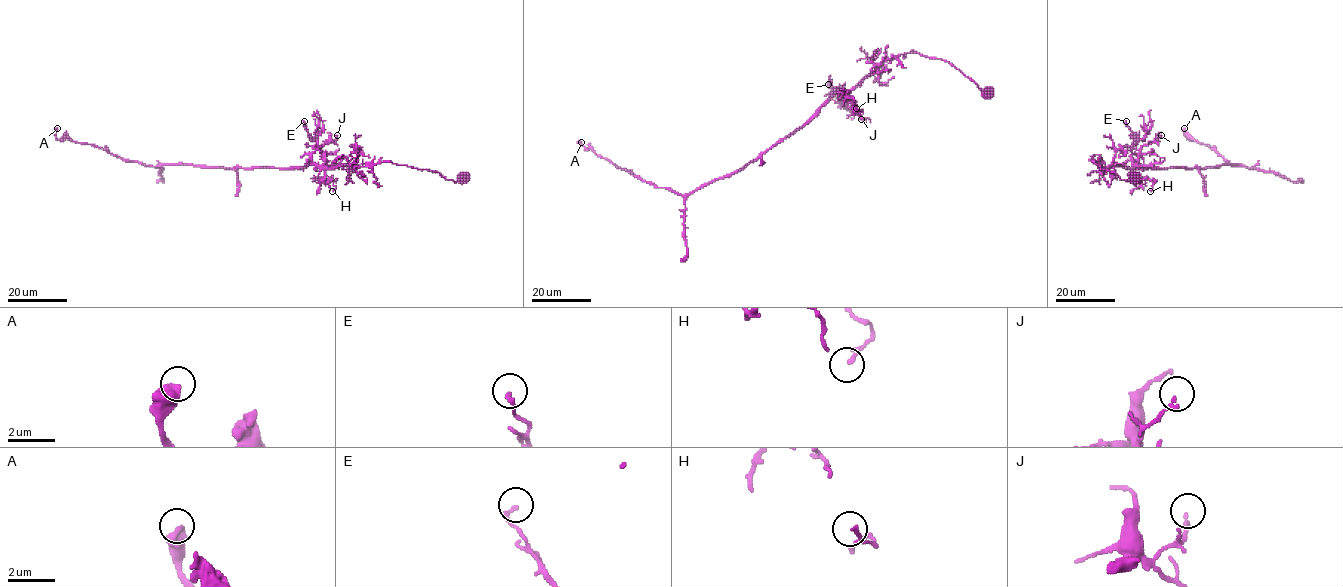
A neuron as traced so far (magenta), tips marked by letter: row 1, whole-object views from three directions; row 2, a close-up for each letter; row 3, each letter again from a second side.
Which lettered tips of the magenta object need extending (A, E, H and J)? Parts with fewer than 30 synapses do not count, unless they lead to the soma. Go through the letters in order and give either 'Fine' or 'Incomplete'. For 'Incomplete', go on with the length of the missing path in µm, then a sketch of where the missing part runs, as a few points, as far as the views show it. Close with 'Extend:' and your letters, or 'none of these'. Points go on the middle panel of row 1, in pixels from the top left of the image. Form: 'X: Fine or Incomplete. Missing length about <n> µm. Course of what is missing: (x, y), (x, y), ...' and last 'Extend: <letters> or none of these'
A: Fine
E: Fine
H: Fine
J: Fine
Extend: none of these

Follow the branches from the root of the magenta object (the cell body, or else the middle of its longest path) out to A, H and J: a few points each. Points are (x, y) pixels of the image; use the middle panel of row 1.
A: (988, 93), (942, 60), (913, 51), (893, 56), (739, 170), (685, 194), (642, 181), (581, 142)
H: (988, 93), (948, 62), (911, 51), (884, 60), (847, 93), (854, 100), (853, 108), (859, 111), (856, 108)
J: (988, 93), (948, 62), (911, 51), (884, 60), (848, 93), (846, 103), (861, 119)

